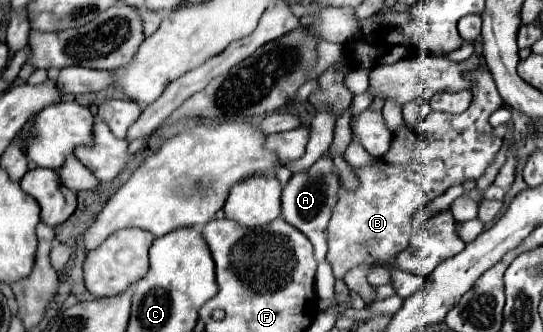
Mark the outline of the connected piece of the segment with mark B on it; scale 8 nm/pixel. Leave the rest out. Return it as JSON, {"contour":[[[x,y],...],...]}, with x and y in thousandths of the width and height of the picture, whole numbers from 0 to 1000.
{"contour":[[[895,196],[869,208],[862,220],[862,238],[869,244],[869,310],[855,340],[832,346],[832,340],[796,334],[773,383],[773,389],[781,389],[781,437],[777,437],[777,425],[770,425],[770,407],[762,401],[762,389],[744,377],[726,407],[722,443],[703,479],[689,485],[678,503],[656,509],[659,539],[663,539],[663,569],[656,569],[656,575],[641,575],[637,563],[626,569],[622,611],[619,611],[611,660],[604,672],[604,768],[600,768],[619,840],[630,840],[648,804],[656,804],[663,792],[678,792],[689,780],[703,798],[715,774],[726,774],[737,756],[744,756],[744,744],[751,744],[751,732],[755,732],[759,654],[770,636],[770,623],[803,599],[832,557],[855,551],[858,539],[884,539],[888,521],[895,515],[895,503],[910,485],[910,467],[924,443],[924,419],[913,419],[906,407],[906,377],[899,370],[899,352],[913,328],[924,322],[924,298],[910,256],[906,220],[899,214]]]}

